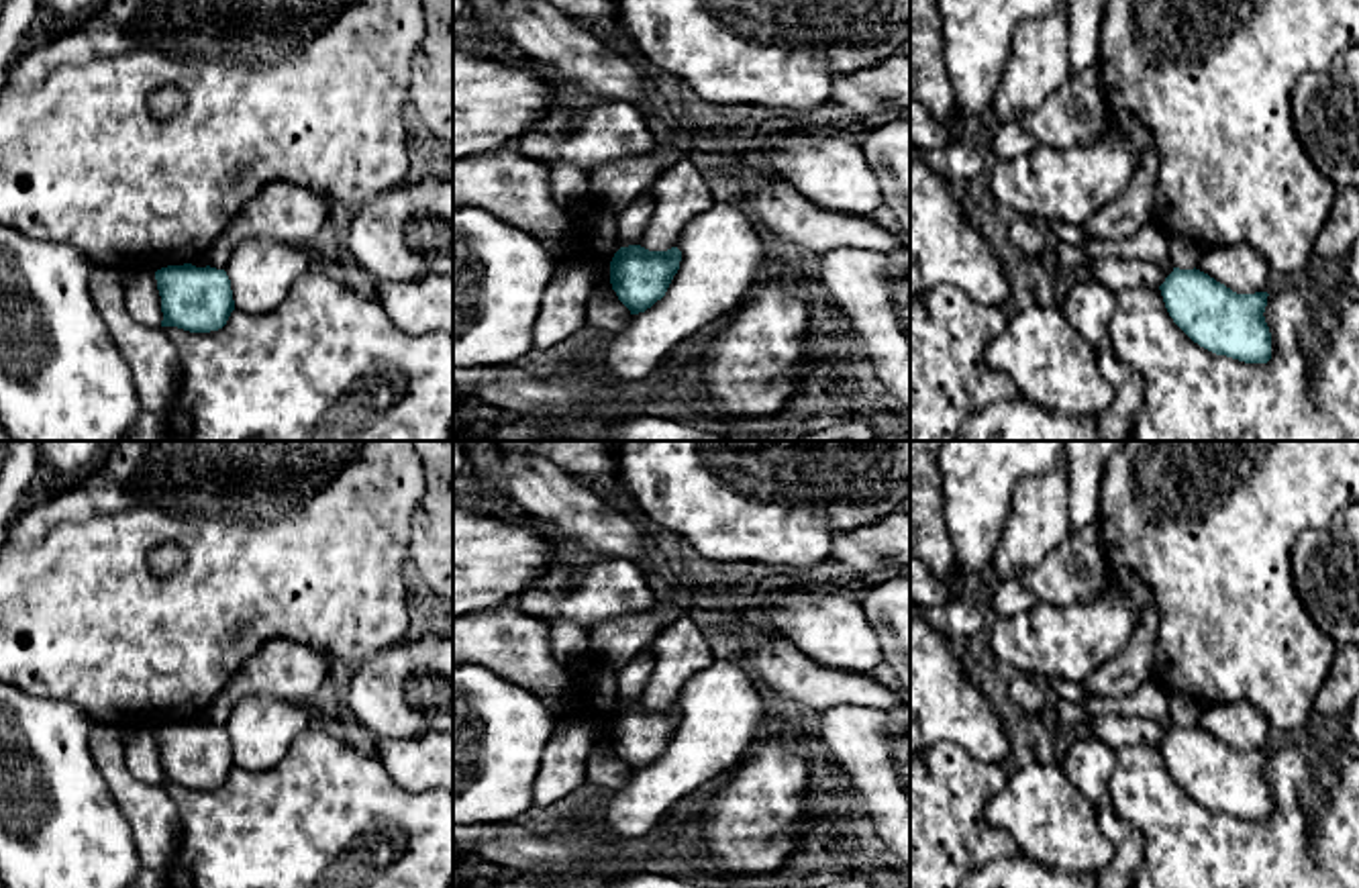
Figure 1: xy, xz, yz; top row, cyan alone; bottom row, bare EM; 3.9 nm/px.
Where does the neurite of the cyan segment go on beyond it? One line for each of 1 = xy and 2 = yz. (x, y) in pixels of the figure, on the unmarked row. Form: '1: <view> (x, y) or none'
1: none
2: none

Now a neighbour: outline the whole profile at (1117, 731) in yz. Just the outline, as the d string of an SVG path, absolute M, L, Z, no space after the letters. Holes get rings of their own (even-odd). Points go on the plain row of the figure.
M1059 700L1055 706L1047 710L1055 725L1073 729L1077 725L1088 725L1092 737L1104 741L1112 749L1124 745L1159 745L1165 735L1173 729L1173 719L1163 723L1141 719L1141 717L1124 717L1124 714L1106 714L1094 717L1081 704Z

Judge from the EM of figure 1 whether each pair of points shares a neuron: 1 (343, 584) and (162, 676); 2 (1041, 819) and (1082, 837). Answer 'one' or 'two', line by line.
1: one
2: one

